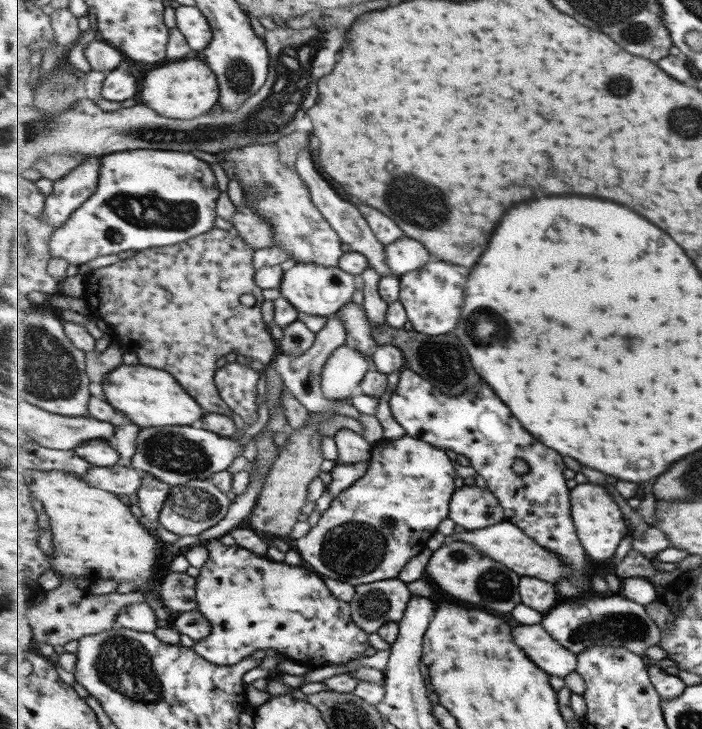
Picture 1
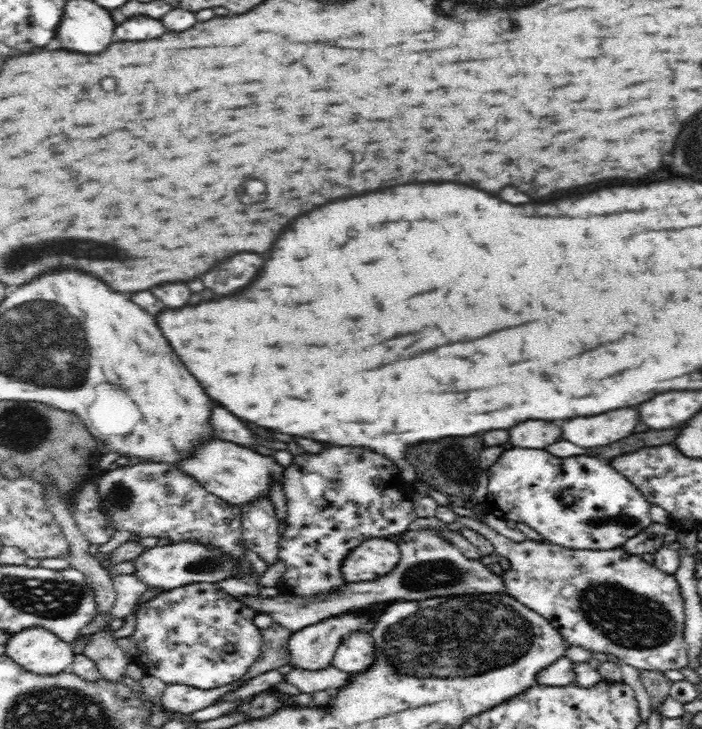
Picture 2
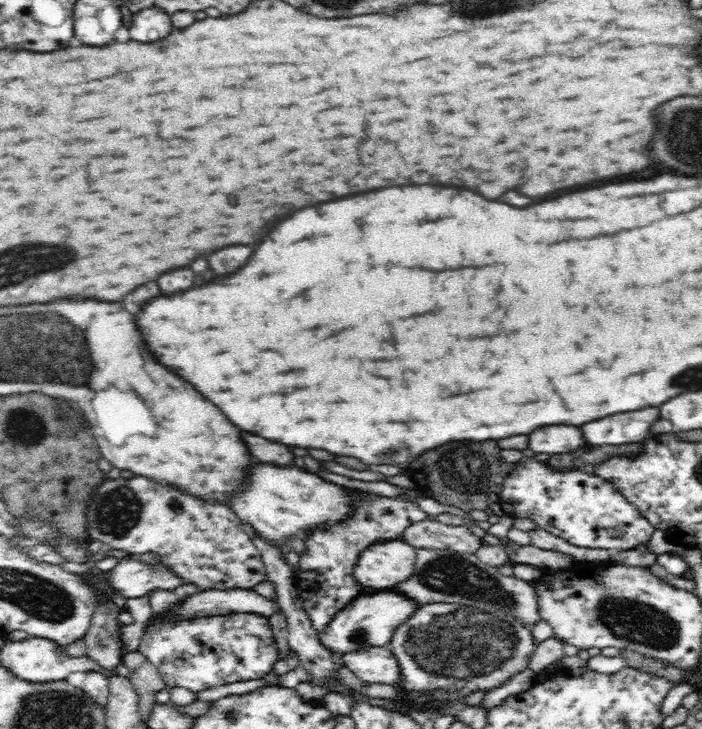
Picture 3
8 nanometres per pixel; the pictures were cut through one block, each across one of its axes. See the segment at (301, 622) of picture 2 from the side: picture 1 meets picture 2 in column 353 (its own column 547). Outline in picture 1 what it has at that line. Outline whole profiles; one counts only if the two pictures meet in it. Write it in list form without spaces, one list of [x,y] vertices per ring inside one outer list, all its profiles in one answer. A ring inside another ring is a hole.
[[[523,576],[520,582],[522,603],[537,610],[542,615],[559,604],[556,586],[531,576]]]

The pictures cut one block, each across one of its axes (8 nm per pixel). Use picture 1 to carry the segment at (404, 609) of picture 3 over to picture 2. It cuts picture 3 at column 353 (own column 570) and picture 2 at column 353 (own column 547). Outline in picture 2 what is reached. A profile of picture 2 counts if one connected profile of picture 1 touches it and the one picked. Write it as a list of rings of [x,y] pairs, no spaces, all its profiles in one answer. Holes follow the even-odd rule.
[[[366,611],[360,613],[344,613],[332,618],[322,620],[318,624],[300,628],[300,630],[292,631],[288,644],[287,651],[291,659],[291,666],[294,669],[302,669],[303,671],[319,671],[331,666],[338,644],[354,630],[372,630],[374,622],[370,619]]]

